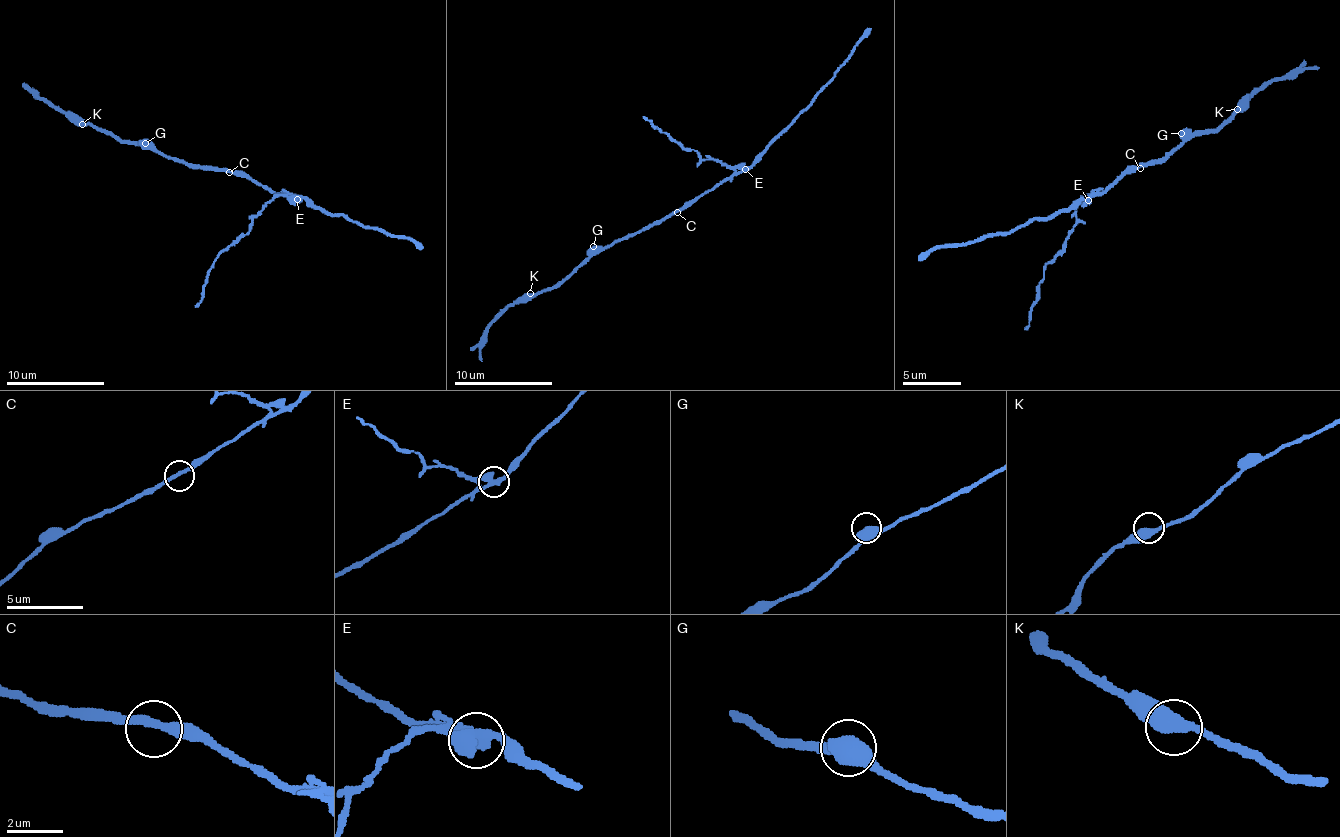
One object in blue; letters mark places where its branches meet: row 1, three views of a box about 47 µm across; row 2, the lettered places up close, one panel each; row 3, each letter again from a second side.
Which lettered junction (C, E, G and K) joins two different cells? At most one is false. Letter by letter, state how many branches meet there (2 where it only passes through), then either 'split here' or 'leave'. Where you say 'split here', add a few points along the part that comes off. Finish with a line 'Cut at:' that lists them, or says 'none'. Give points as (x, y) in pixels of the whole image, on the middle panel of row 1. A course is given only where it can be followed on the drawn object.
C: 2 | leave
E: 2 | split here | (745, 168), (723, 166), (713, 158), (701, 158), (642, 117)
G: 2 | leave
K: 2 | leave
Cut at: E

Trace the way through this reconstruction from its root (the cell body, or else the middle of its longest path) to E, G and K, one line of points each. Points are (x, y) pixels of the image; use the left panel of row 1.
E: (229, 170), (246, 172), (273, 192), (287, 192), (297, 199)
G: (229, 170), (192, 168), (167, 158), (145, 143)
K: (229, 170), (192, 168), (153, 148), (123, 143), (101, 128), (82, 124)

